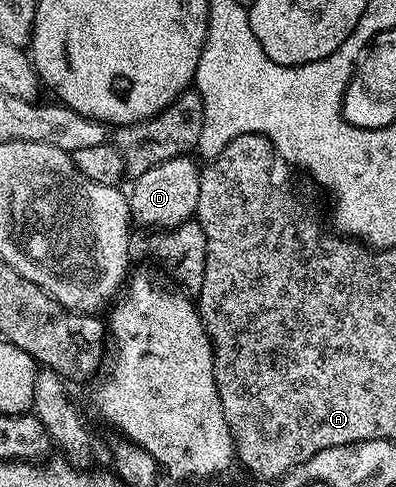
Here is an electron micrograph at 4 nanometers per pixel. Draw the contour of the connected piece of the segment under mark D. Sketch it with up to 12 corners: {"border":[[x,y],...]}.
{"border":[[192,155],[136,176],[129,211],[149,228],[194,219],[201,168]]}

